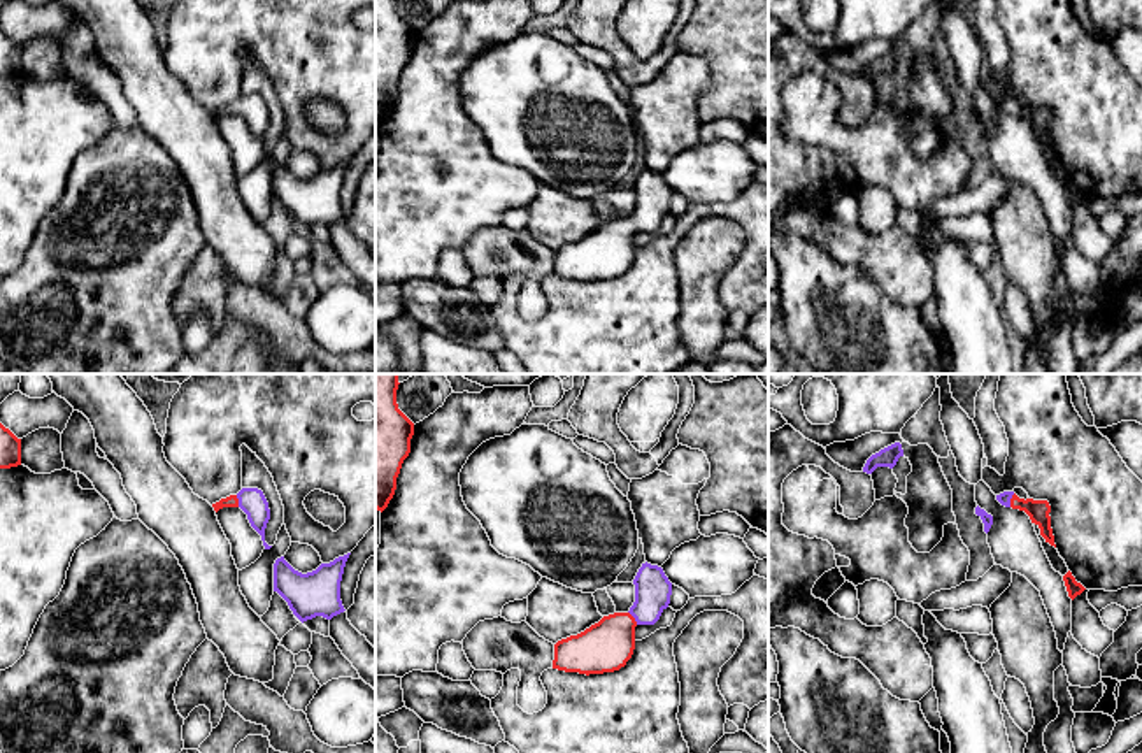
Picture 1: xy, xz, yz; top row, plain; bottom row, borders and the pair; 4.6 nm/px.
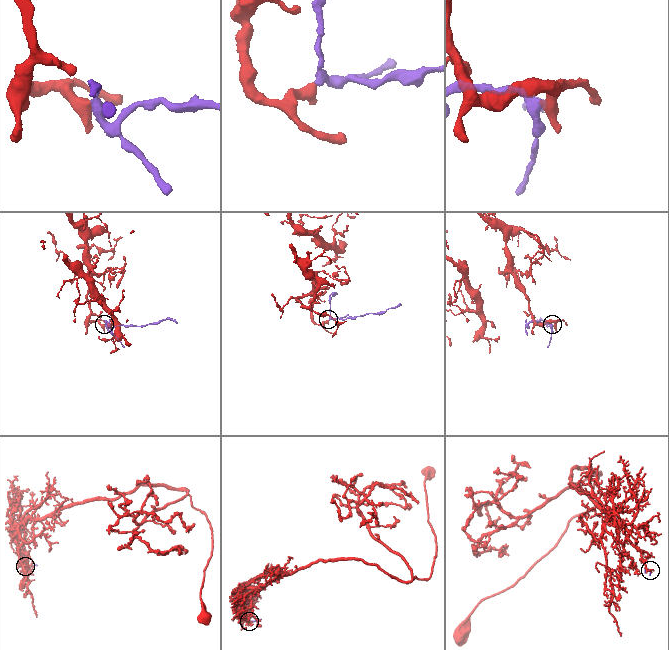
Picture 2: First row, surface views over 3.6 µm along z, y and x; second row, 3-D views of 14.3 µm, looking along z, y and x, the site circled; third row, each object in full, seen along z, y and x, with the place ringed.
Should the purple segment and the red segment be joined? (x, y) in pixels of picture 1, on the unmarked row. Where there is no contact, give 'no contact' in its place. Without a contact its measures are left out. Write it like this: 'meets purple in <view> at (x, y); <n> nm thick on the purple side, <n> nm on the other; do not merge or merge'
meets purple in yz at (1009, 107); 60 nm thick on the purple side, 100 nm on the other; merge

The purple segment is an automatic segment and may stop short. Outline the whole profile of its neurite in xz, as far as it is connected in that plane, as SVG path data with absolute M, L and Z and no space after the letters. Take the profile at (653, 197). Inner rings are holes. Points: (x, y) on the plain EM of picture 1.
M642 170L635 186L635 209L628 219L603 223L577 242L554 251L553 276L579 281L614 279L635 256L635 233L654 232L670 211L672 190L663 176Z

